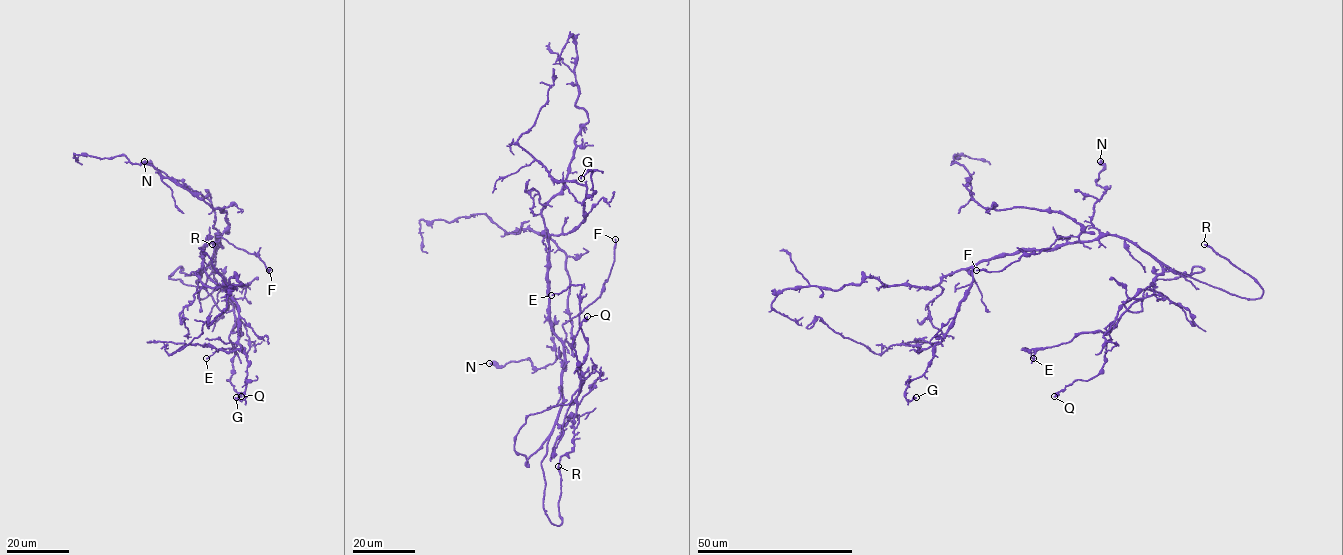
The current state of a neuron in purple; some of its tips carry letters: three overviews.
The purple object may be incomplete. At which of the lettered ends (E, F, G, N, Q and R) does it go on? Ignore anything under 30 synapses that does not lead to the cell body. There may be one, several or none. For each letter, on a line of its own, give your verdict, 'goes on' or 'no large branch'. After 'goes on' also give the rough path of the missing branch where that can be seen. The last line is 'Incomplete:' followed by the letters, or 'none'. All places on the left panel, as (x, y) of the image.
E: no large branch
F: no large branch
G: no large branch
N: no large branch
Q: no large branch
R: goes on | (212, 244), (205, 227), (191, 215), (171, 188), (149, 170)
Incomplete: R

